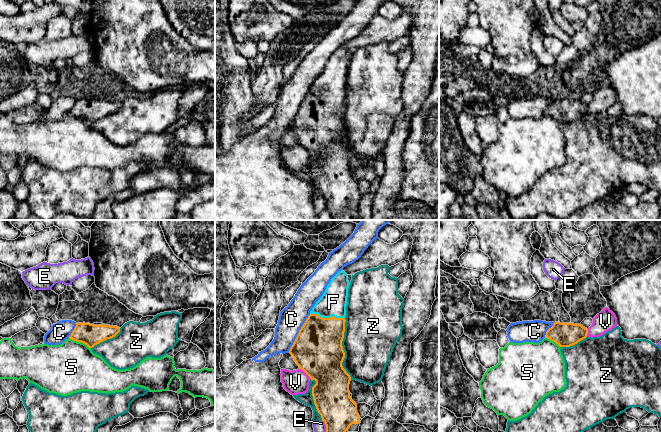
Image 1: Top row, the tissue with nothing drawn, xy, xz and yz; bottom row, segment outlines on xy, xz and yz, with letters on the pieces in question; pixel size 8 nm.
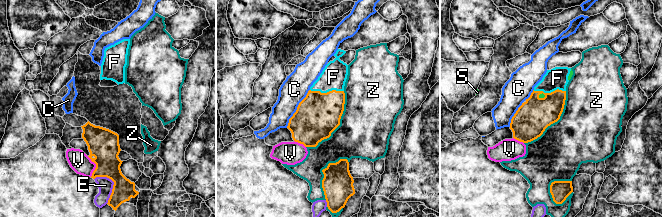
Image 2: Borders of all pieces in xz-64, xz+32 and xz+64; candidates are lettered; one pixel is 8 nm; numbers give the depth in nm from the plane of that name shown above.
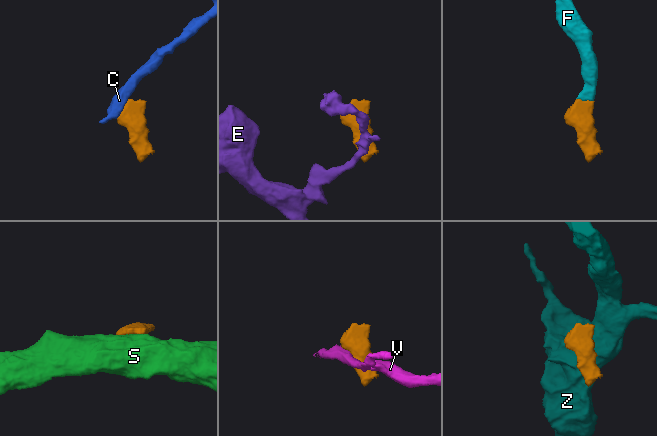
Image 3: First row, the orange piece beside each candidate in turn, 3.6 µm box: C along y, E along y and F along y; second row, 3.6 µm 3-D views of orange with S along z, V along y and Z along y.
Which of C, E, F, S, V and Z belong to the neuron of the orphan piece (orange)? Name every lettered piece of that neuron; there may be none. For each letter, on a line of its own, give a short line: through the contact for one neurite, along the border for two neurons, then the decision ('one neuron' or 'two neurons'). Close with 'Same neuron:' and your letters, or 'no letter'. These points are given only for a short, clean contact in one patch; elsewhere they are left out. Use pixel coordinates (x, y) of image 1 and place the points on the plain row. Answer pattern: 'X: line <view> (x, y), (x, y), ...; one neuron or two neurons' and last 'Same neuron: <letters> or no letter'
C: line xz (310, 90), (288, 127); two neurons
E: two neurons
F: line xz (318, 123), (318, 117), (327, 94), (333, 78); one neuron
S: line xy (69, 113), (85, 119), (90, 124); two neurons
V: line xz (300, 144), (310, 154); two neurons
Z: two neurons
Same neuron: F

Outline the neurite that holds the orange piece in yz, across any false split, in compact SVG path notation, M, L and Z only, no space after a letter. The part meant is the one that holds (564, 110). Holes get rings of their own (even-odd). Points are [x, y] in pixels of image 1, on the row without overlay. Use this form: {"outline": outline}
{"outline": "M555 98L546 108L546 113L560 123L570 123L585 115L588 105L581 100Z"}

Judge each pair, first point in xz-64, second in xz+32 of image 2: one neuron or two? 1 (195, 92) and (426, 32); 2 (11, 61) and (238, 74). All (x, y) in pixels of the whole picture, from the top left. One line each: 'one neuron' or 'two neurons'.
1: one neuron
2: two neurons

